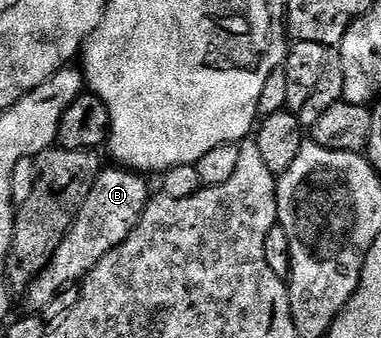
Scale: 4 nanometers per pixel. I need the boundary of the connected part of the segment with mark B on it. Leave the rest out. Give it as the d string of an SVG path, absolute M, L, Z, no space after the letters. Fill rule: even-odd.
M103 168L96 183L92 183L92 191L88 199L84 199L84 207L80 207L68 235L64 235L64 243L56 247L48 267L44 267L30 288L25 290L27 310L45 311L61 297L64 290L77 286L85 279L92 267L96 267L96 263L108 255L108 251L120 247L120 243L132 235L136 223L140 223L152 196L150 185L146 182L149 180L132 169L113 168Z

